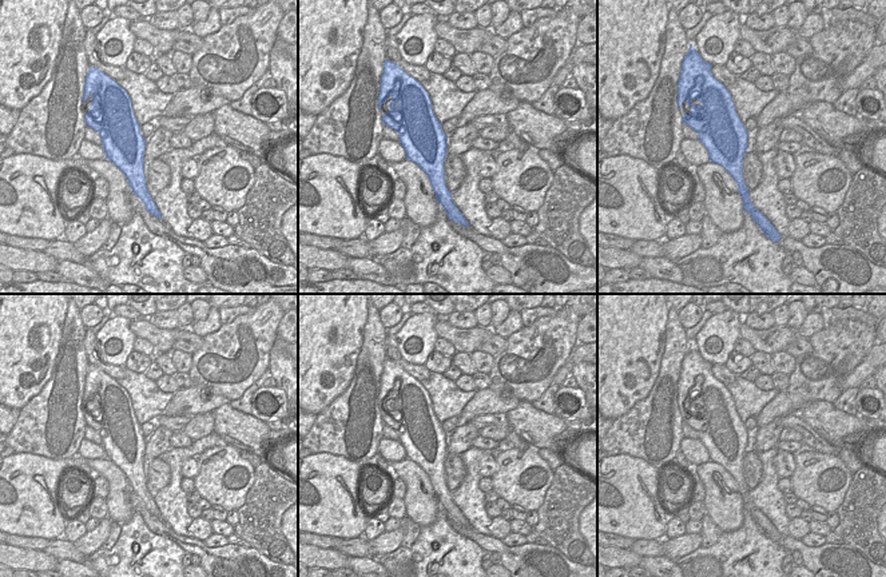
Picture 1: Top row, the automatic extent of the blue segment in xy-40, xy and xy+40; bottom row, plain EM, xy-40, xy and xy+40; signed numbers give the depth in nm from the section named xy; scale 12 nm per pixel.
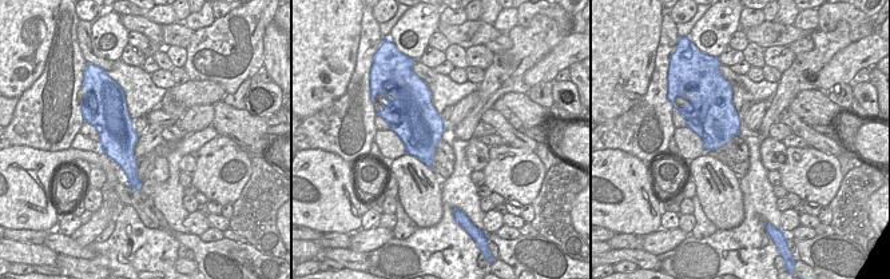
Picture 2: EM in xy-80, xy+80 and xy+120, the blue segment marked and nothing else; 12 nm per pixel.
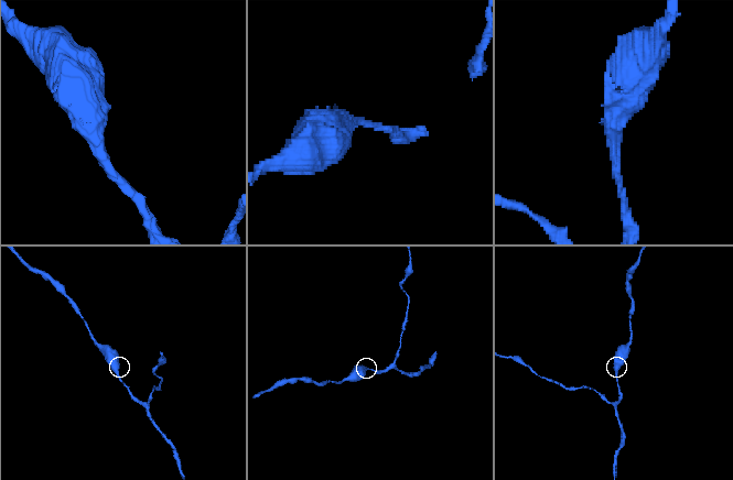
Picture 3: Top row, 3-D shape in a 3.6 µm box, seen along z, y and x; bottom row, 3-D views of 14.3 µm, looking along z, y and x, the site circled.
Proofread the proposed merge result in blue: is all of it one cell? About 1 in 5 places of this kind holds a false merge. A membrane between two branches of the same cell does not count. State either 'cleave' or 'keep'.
keep

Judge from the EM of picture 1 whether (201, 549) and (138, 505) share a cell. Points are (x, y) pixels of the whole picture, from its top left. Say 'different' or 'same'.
same

